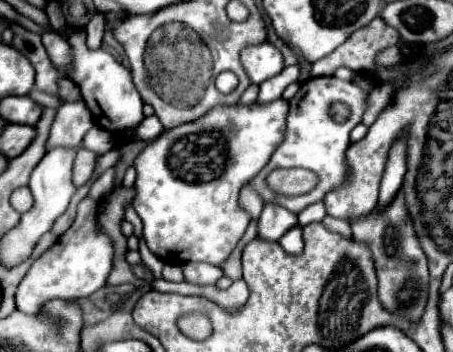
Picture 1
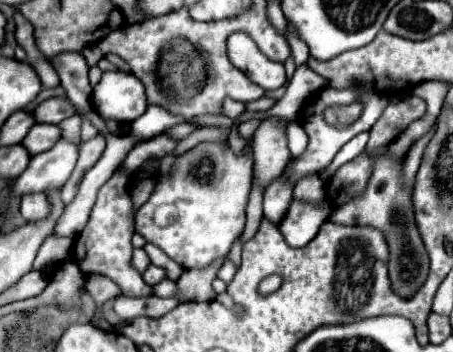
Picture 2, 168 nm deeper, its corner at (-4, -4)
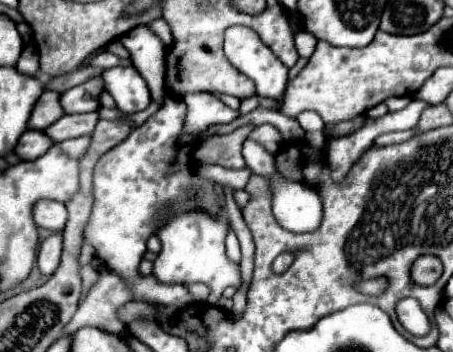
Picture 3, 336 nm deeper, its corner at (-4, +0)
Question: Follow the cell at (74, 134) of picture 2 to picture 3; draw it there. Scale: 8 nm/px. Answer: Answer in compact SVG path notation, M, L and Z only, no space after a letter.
M80 136L80 138L72 138L66 142L58 144L62 148L62 152L74 160L80 160L82 154L86 154L88 146L90 146L90 136Z

